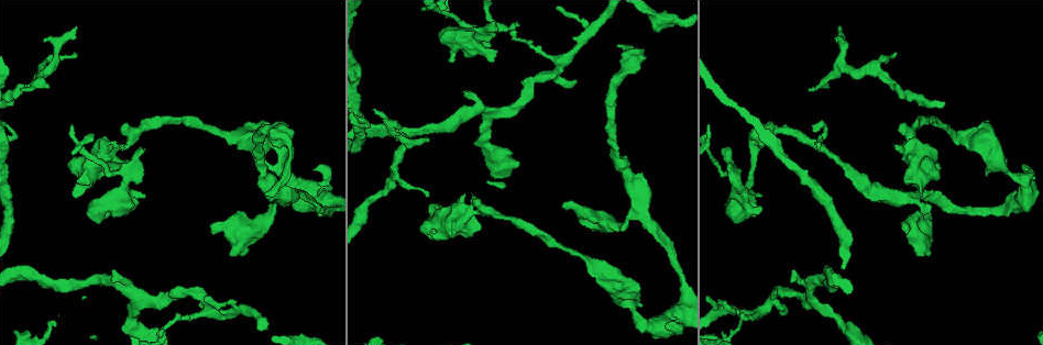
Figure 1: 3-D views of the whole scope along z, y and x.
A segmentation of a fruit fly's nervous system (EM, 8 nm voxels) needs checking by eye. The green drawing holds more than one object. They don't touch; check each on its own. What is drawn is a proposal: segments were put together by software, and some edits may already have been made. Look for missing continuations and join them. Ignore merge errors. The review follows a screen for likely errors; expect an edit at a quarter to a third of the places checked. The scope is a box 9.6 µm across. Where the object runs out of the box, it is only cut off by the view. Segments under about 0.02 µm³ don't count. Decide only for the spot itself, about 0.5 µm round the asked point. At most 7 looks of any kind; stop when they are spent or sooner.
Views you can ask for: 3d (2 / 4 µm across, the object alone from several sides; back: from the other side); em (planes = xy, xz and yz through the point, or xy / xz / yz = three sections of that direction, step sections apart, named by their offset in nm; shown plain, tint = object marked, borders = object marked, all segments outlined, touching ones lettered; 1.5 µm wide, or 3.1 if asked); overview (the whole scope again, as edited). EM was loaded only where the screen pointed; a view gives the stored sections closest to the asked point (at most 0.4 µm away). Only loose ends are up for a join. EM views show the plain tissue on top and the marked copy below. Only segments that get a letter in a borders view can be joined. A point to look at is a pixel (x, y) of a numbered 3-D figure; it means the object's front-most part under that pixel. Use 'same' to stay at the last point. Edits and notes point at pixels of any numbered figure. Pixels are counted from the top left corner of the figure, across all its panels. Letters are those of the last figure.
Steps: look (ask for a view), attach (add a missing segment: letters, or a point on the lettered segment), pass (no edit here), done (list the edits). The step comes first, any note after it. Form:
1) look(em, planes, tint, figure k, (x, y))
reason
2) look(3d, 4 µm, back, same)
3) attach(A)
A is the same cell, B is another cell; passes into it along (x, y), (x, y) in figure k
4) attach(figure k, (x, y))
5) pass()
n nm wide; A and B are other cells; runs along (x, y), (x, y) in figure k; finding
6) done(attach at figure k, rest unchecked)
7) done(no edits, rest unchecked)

look(3d, 4 µm, figure 1, (75, 27))
an open end

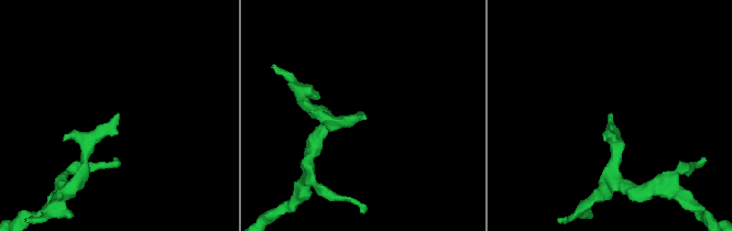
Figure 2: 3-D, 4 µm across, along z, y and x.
look(em, xy, step 8, tint, figure 2, (365, 115))
shape alone is not enough

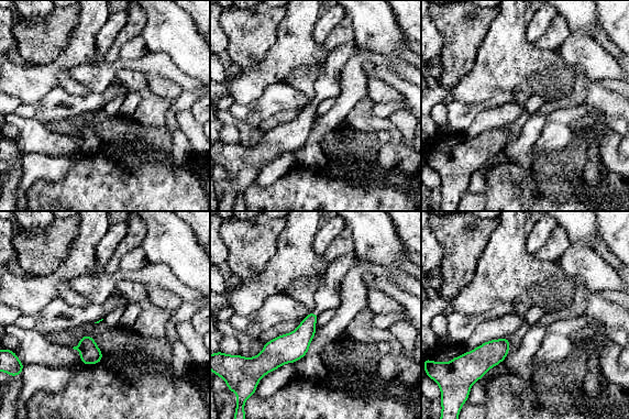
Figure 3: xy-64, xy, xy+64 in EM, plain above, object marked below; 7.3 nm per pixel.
look(em, xy, step 8, borders, same)
what lies round it

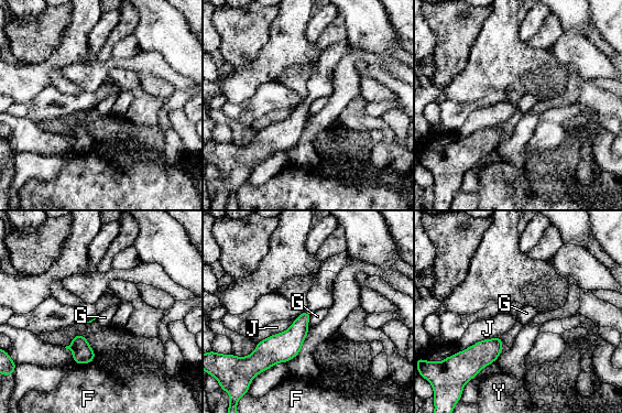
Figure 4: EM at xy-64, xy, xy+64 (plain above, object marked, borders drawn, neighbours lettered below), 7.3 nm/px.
pass()
F, G, J and Y are other cells; none of them fits

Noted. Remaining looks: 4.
look(3d, 2 µm, back, figure 1, (75, 193))
free end

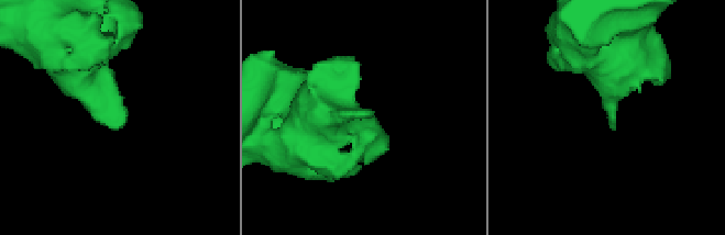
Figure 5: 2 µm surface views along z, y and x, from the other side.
look(em, planes, borders, figure 5, (371, 109))
shape alone is not enough

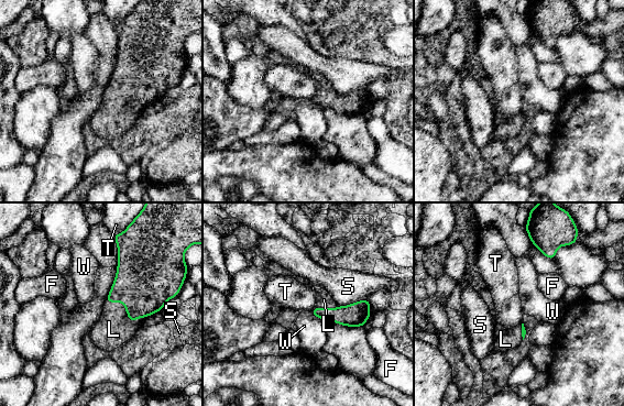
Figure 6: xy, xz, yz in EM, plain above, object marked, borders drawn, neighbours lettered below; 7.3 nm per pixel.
attach(L)
L is the same cell, F, S, T and W are other cells; passes into it along (144, 282), (126, 310), (113, 329) in figure 6; the neuron continues

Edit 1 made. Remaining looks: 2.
done(attach at figure 6, rest unchecked)

